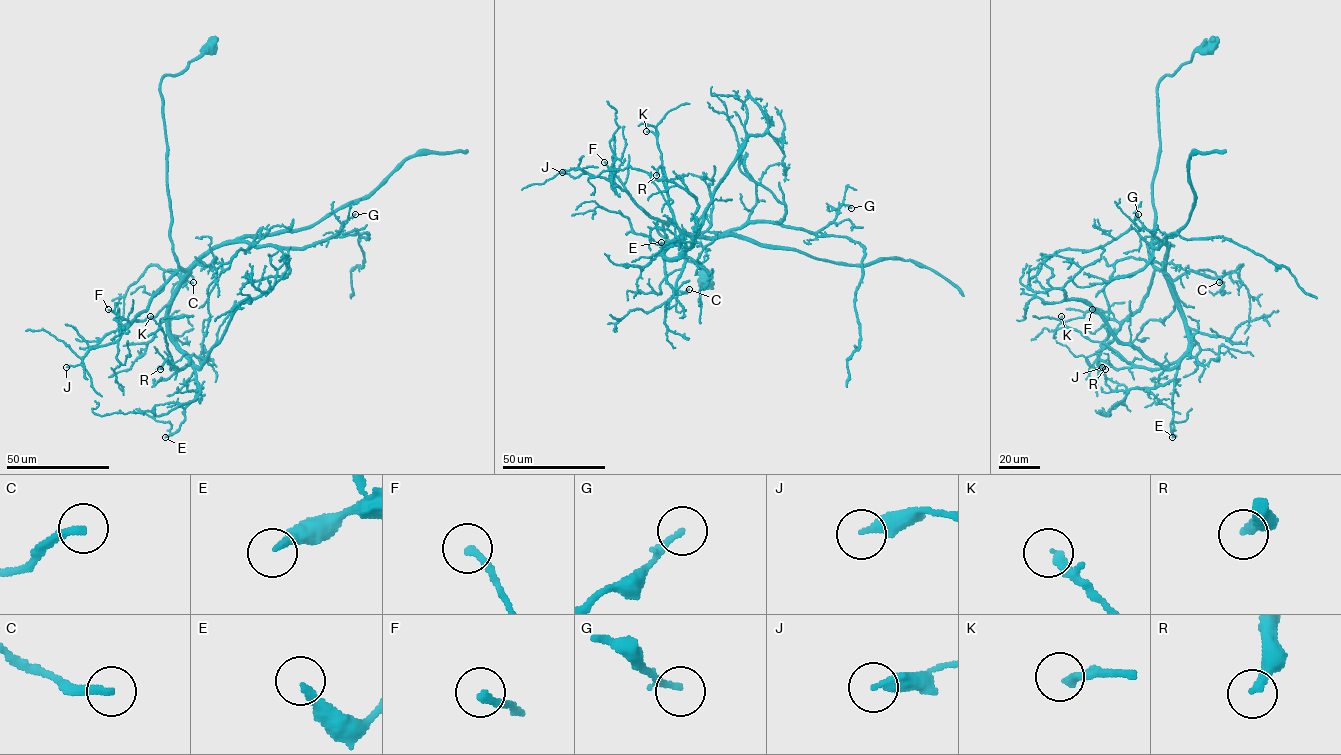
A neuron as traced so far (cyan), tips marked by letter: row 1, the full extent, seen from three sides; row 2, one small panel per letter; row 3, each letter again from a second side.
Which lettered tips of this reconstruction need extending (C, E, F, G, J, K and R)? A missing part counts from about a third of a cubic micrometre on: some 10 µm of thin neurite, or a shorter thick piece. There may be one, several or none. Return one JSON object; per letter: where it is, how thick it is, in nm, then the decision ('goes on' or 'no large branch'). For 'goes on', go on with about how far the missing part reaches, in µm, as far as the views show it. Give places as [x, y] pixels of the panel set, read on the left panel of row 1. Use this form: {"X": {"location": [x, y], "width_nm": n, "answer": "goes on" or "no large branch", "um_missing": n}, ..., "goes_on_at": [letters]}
{"C": {"location": [193, 282], "width_nm": 240, "answer": "goes on", "um_missing": 40}, "E": {"location": [165, 437], "width_nm": 240, "answer": "no large branch"}, "F": {"location": [108, 309], "width_nm": 220, "answer": "no large branch"}, "G": {"location": [355, 214], "width_nm": 190, "answer": "no large branch"}, "J": {"location": [66, 367], "width_nm": 320, "answer": "no large branch"}, "K": {"location": [150, 316], "width_nm": 170, "answer": "no large branch"}, "R": {"location": [160, 369], "width_nm": 240, "answer": "goes on", "um_missing": 30}, "goes_on_at": ["C", "R"]}

